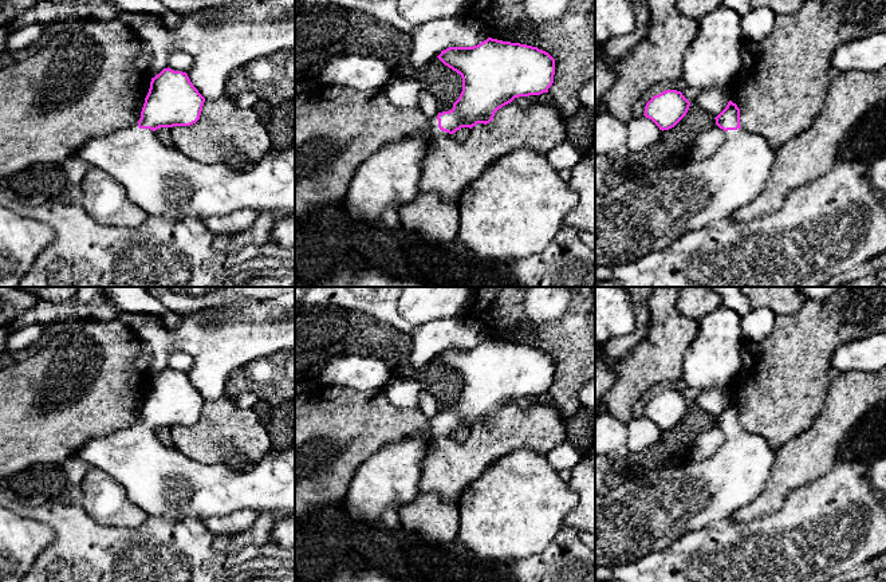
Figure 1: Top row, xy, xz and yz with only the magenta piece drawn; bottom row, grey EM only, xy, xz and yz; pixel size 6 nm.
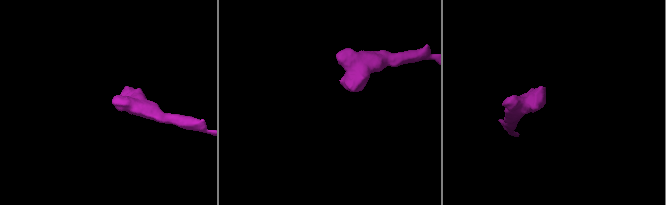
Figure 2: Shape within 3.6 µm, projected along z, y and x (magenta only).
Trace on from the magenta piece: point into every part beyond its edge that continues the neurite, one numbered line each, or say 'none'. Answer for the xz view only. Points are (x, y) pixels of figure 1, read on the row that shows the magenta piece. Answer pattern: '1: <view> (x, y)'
1: xz (389, 179)

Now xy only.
1: xy (162, 181)

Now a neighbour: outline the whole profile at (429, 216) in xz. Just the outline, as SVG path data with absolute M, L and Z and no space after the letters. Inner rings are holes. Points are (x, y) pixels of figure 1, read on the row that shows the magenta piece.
M417 193L398 209L401 227L429 241L448 243L457 239L458 204L436 193Z

